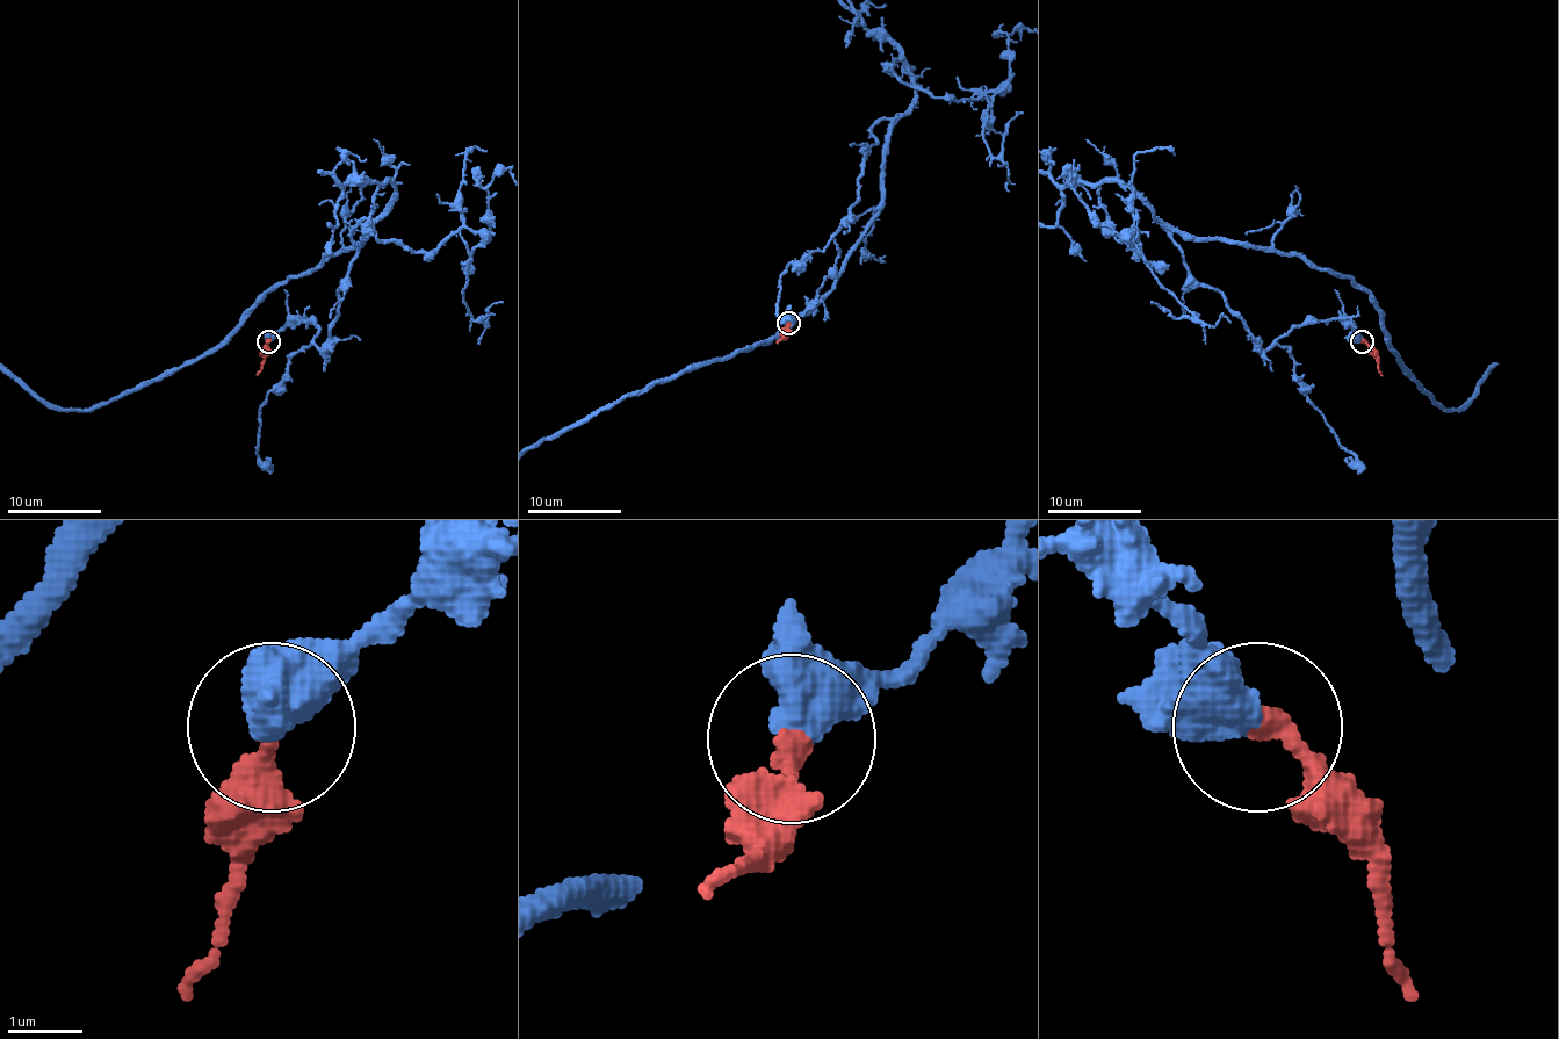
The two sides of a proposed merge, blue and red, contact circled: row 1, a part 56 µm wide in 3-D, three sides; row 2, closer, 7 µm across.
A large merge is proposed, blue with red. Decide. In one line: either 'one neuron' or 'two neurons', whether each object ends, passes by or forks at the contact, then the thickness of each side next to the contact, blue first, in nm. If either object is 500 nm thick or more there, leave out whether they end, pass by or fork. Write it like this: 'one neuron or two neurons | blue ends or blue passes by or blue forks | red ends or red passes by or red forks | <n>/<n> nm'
one neuron | 600/280 nm

